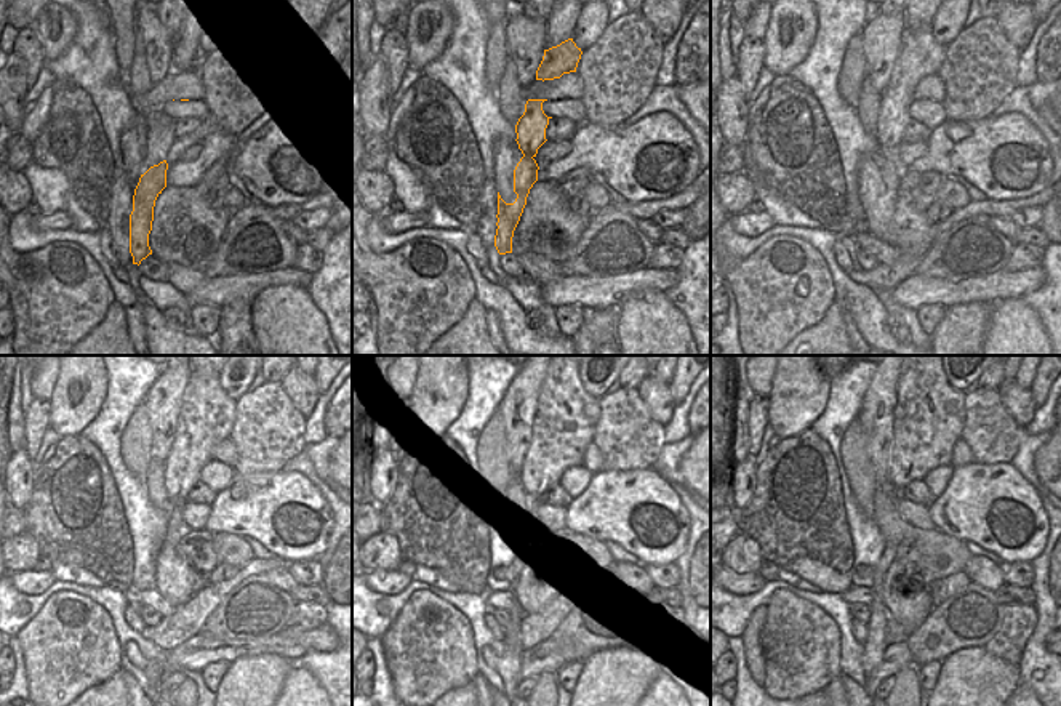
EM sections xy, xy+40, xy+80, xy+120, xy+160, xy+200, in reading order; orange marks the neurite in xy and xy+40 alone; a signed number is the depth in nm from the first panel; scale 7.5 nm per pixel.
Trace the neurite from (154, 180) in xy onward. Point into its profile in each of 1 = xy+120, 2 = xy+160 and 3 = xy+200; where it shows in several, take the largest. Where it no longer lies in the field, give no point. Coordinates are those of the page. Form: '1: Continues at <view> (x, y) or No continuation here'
1: Continues at xy+120 (207, 417)
2: Continues at xy+160 (565, 420)
3: Continues at xy+200 (930, 413)

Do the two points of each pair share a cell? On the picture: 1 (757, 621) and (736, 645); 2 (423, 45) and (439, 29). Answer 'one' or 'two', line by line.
1: two
2: one

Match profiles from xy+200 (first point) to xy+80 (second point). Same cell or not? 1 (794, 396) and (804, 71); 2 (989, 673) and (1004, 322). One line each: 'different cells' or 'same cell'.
1: different cells
2: different cells

